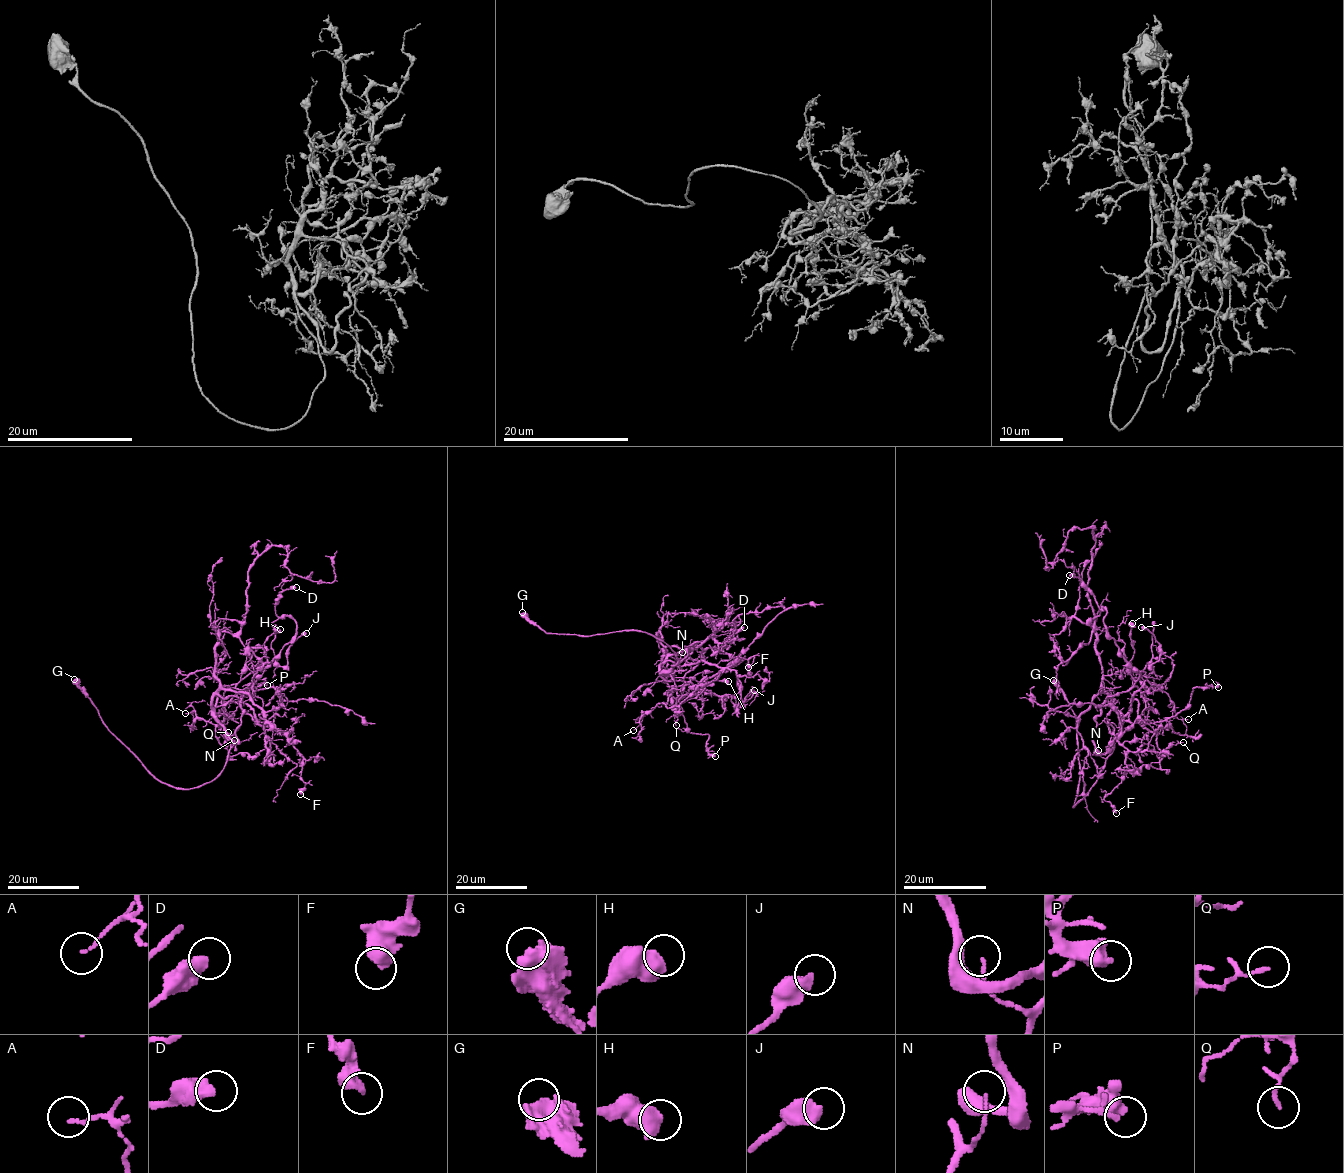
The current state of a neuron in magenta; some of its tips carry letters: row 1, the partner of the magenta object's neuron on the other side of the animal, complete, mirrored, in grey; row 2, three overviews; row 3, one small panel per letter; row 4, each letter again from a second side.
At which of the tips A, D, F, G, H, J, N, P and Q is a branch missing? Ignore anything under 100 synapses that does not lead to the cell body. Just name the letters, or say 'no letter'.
G

